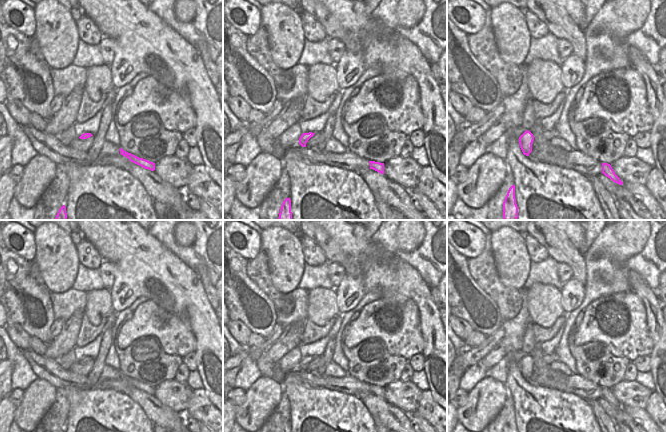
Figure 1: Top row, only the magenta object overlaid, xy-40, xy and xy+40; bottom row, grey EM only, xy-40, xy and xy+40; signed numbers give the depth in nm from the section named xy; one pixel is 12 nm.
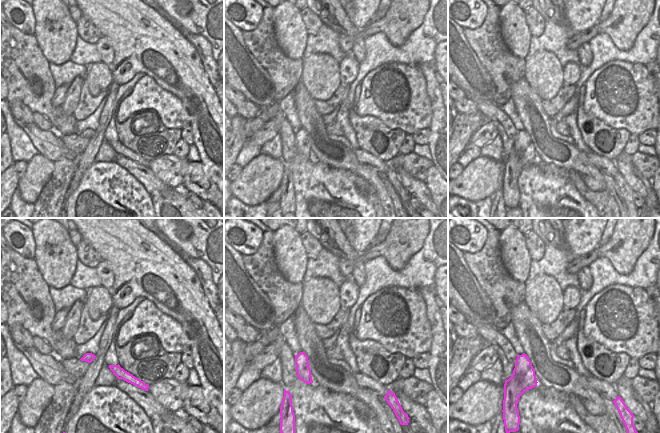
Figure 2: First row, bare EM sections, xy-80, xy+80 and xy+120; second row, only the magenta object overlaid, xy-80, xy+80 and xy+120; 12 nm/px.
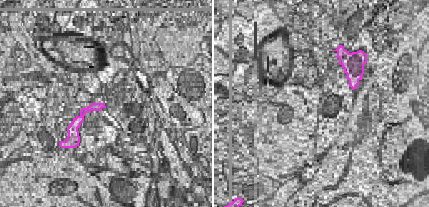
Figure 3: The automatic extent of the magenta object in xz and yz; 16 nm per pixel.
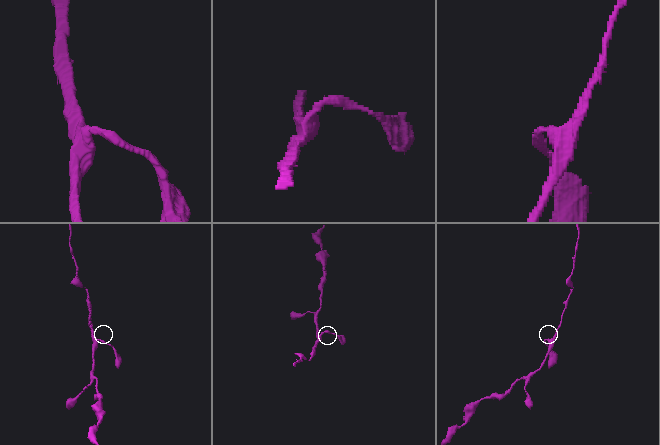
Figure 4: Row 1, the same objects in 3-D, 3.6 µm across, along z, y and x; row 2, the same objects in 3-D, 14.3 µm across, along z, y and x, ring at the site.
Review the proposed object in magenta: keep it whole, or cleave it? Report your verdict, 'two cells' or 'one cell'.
one cell

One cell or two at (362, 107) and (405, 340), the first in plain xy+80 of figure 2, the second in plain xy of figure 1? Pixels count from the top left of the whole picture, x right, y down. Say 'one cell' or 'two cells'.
one cell

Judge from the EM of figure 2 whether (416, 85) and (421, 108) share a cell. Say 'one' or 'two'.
one

